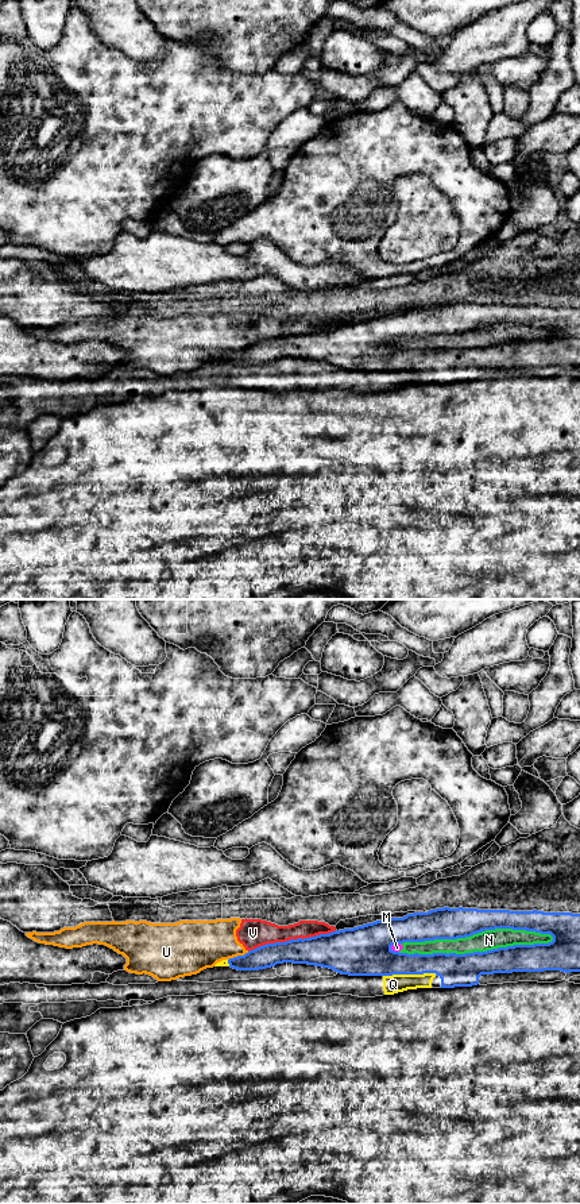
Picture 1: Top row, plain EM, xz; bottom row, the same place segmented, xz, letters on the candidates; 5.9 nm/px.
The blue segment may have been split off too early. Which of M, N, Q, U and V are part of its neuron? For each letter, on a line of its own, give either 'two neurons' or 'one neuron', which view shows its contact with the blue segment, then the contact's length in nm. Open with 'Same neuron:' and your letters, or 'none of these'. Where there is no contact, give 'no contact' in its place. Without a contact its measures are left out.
Same neuron: Q
M: two neurons; contact in xz; length 80 nm
N: two neurons; contact in xz; length 900 nm
Q: one neuron; contact in xz; length 320 nm
U: two neurons; contact in xz; length 140 nm
V: two neurons; contact in xz; length 550 nm

